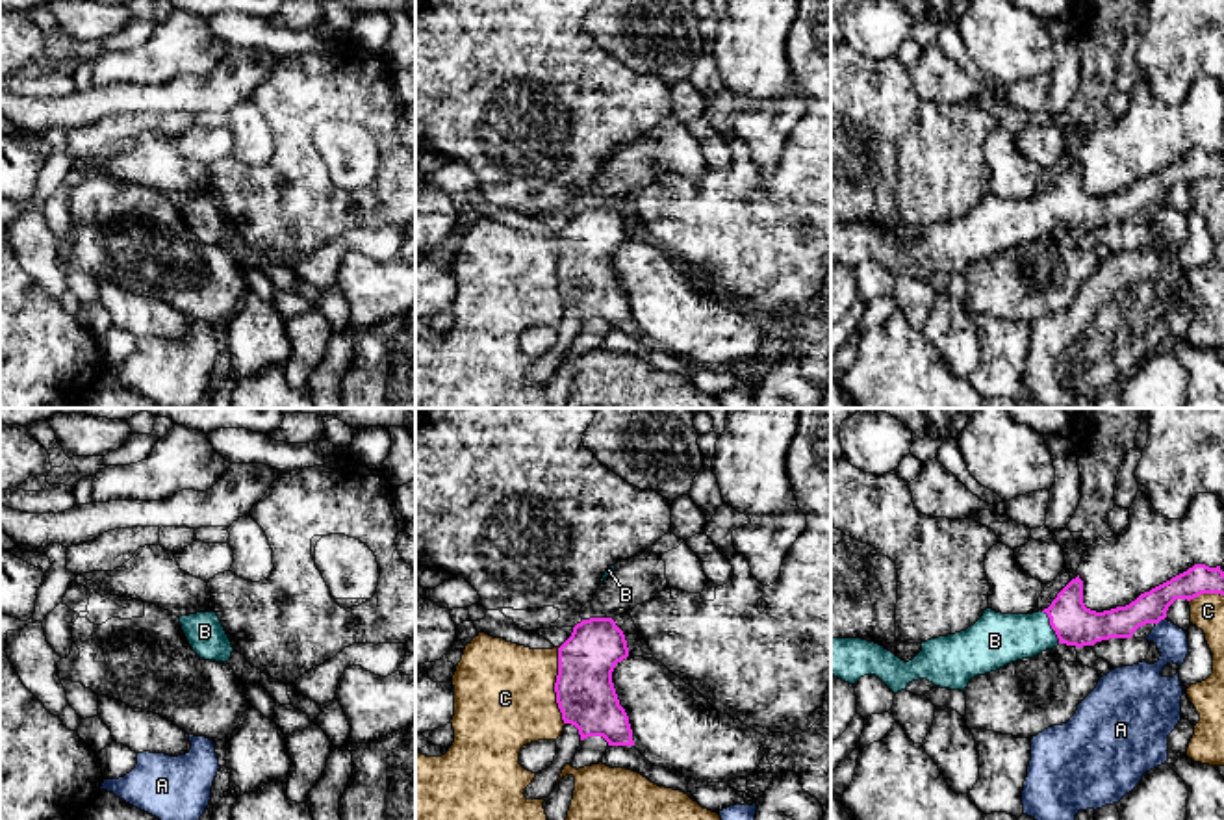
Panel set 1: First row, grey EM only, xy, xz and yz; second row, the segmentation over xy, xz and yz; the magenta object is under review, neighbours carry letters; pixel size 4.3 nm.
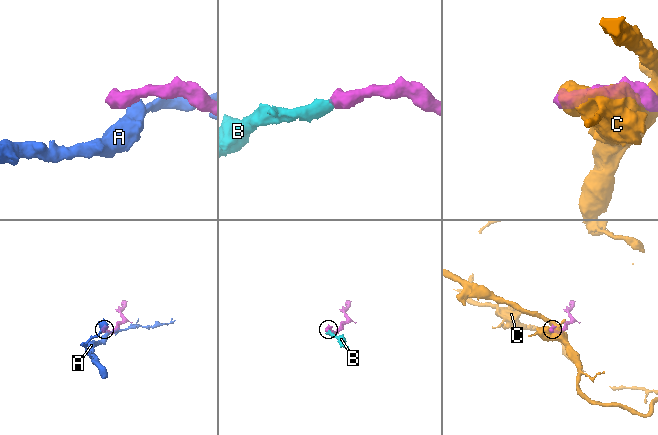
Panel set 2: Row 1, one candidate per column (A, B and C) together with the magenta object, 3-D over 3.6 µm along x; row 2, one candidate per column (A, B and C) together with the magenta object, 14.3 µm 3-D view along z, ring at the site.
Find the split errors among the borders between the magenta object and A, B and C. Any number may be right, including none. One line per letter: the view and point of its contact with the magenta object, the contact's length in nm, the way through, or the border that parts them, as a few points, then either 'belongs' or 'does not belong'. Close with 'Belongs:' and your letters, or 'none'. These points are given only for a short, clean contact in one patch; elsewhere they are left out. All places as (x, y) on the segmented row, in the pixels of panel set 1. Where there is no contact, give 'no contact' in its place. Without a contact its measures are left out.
A: yz (1160, 620) | 50 nm | along yz (1163, 618), (1156, 624) | does not belong
B: yz (1050, 624) | 170 nm | across yz (1074, 624), (1050, 624), (1030, 635), (996, 639) | belongs
C: xz (555, 687) | 340 nm | does not belong
Belongs: B

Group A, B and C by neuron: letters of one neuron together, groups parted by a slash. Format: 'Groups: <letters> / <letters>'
Groups: A / B / C

